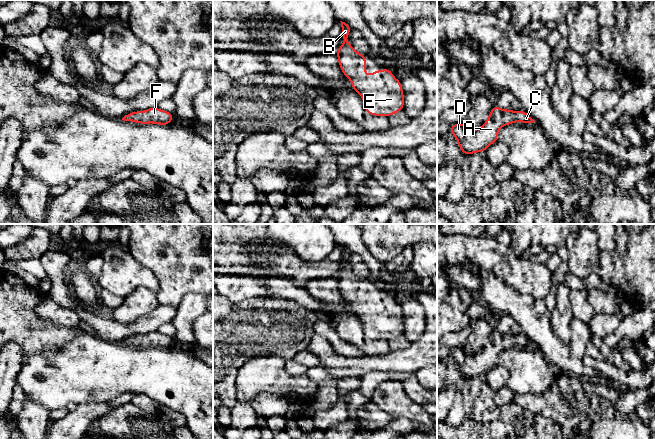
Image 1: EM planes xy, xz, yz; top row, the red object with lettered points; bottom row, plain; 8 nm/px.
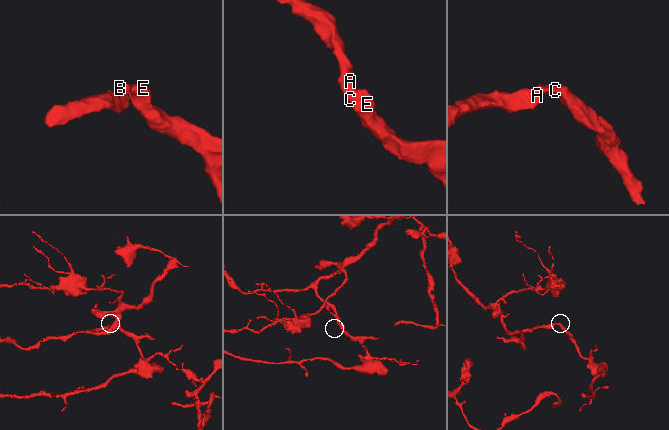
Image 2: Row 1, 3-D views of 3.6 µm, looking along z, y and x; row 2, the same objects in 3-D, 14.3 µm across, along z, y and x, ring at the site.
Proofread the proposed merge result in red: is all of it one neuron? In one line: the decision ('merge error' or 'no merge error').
no merge error

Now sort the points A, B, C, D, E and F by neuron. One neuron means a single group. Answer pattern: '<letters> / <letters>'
A B C D E F

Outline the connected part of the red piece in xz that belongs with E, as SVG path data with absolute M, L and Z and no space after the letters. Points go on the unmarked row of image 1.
M341 246L343 268L336 275L338 287L341 295L352 306L351 312L358 316L364 326L364 333L373 340L389 341L404 332L404 318L401 310L401 305L396 303L391 293L385 292L381 295L373 294L372 299L368 300L365 295L367 283L365 279L358 277L348 266L348 258L352 252L345 246Z

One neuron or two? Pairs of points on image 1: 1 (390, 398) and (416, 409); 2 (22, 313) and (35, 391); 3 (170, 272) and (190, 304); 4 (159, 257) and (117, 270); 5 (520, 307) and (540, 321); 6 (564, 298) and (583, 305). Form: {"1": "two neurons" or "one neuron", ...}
{"1": "one neuron", "2": "two neurons", "3": "two neurons", "4": "two neurons", "5": "one neuron", "6": "two neurons"}

